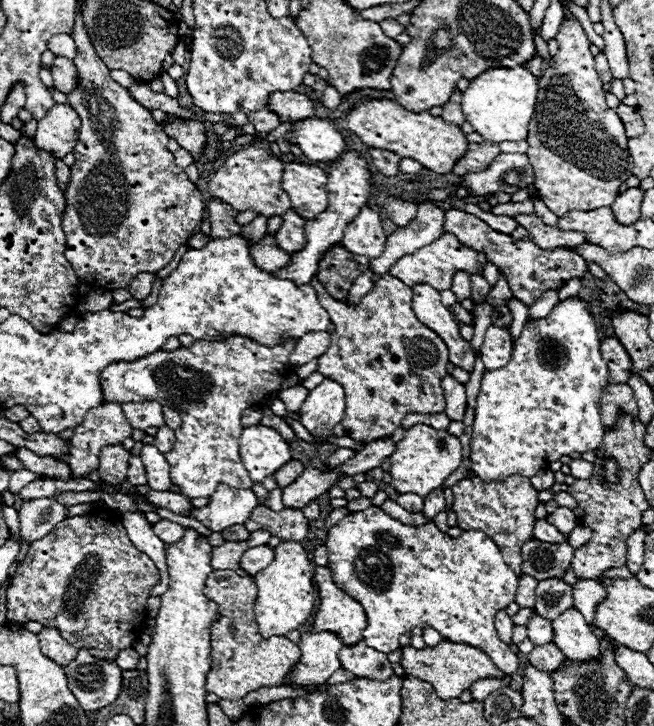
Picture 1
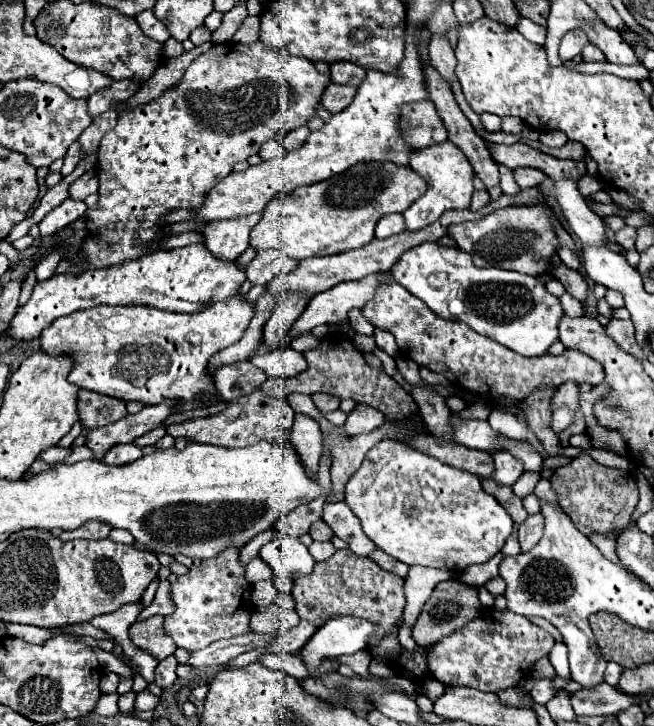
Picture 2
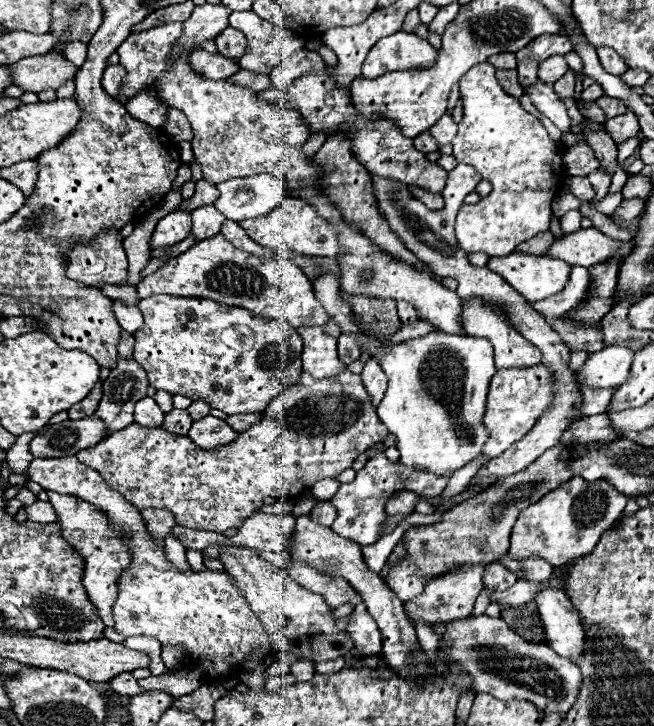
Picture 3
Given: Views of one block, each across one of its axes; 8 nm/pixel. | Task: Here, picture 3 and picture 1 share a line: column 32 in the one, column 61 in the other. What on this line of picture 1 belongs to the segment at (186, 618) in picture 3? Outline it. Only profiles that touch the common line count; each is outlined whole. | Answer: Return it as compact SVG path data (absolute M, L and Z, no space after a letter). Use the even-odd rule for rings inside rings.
M24 448L16 449L15 454L26 470L38 474L40 478L62 480L62 482L66 482L70 478L70 468L62 460L56 460L52 456L39 456Z

